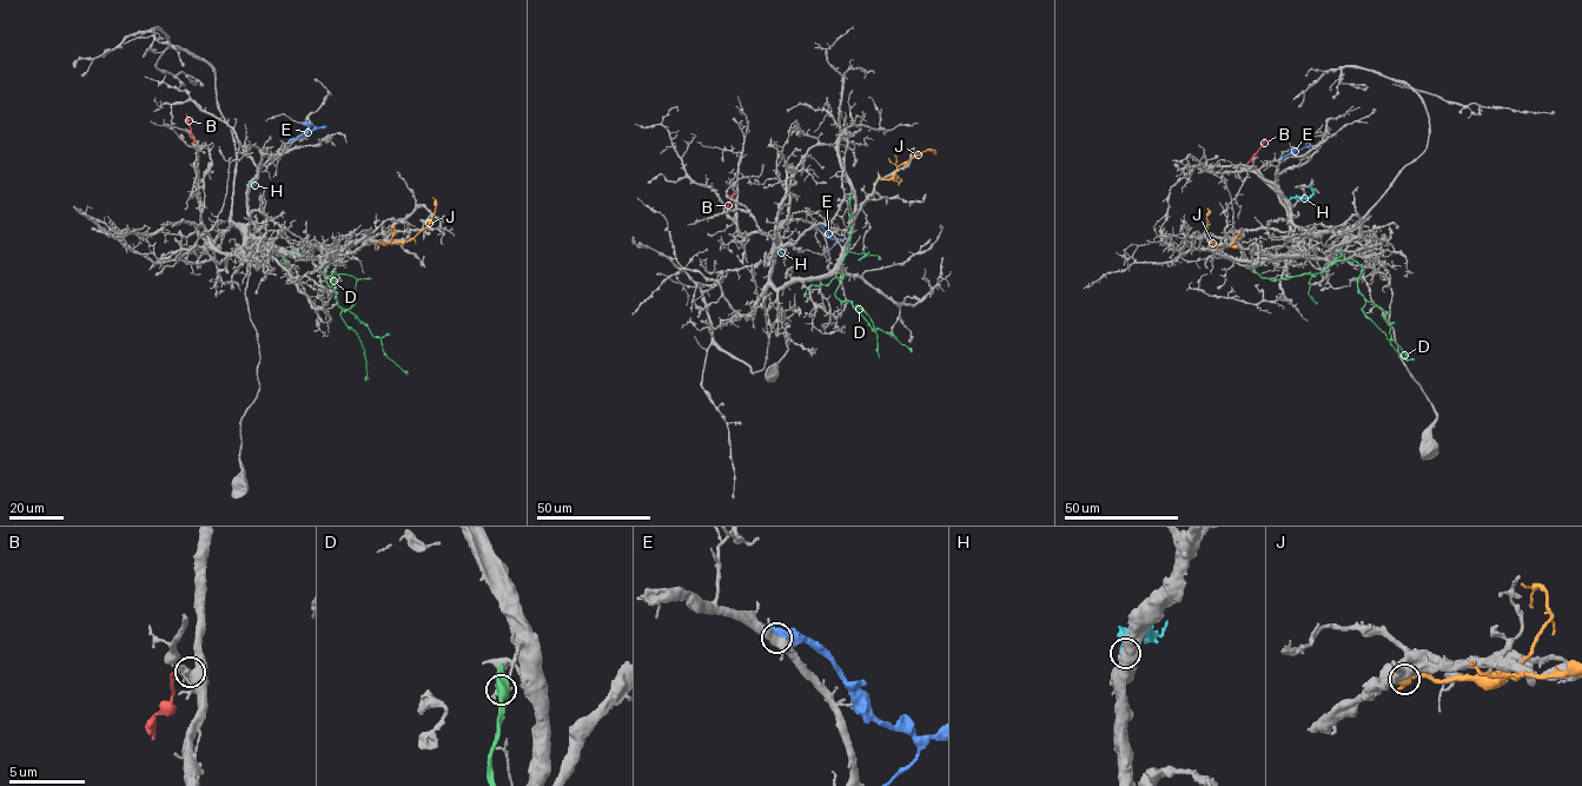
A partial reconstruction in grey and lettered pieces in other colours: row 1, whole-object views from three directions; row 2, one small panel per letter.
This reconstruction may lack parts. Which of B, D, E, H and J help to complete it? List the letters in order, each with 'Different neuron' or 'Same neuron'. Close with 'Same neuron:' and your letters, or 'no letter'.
B: Different neuron
D: Different neuron
E: Different neuron
H: Same neuron
J: Different neuron
Same neuron: H

